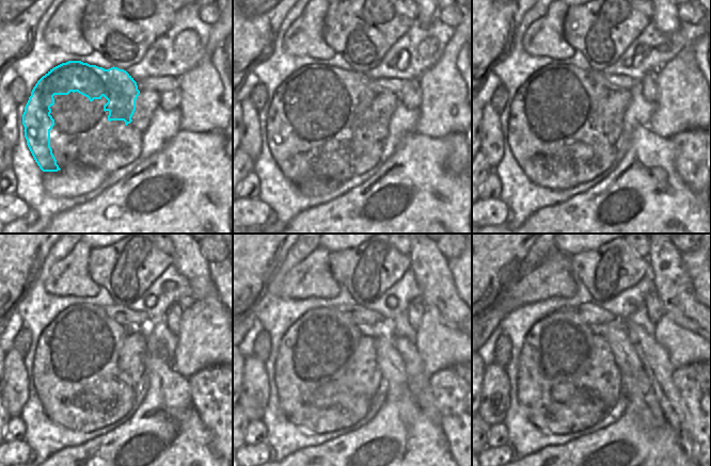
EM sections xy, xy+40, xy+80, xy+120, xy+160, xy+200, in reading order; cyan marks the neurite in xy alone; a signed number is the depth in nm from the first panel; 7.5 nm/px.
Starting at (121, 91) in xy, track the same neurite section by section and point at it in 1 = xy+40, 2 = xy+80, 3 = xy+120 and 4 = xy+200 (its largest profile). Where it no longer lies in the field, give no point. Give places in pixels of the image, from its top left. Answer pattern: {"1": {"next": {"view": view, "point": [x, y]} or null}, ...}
{"1": {"next": {"view": "xy+40", "point": [332, 82]}}, "2": {"next": {"view": "xy+80", "point": [571, 82]}}, "3": {"next": {"view": "xy+120", "point": [92, 321]}}, "4": {"next": {"view": "xy+200", "point": [559, 320]}}}

